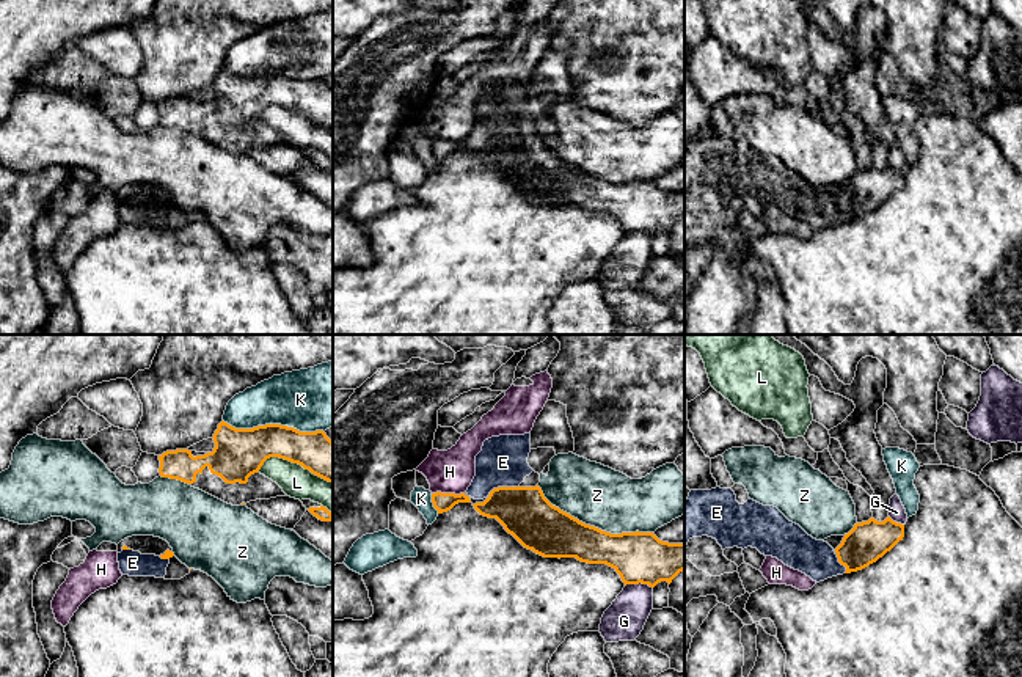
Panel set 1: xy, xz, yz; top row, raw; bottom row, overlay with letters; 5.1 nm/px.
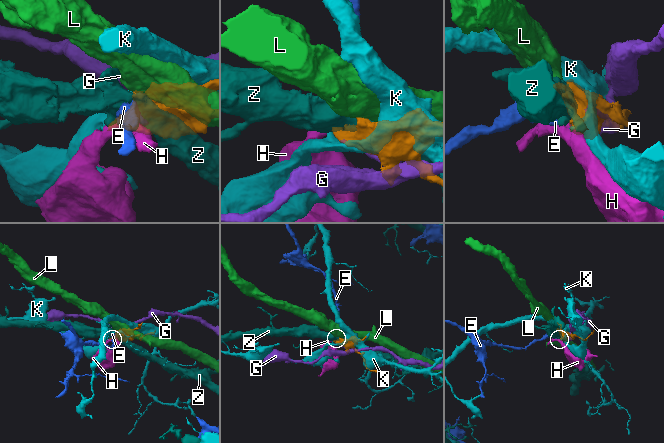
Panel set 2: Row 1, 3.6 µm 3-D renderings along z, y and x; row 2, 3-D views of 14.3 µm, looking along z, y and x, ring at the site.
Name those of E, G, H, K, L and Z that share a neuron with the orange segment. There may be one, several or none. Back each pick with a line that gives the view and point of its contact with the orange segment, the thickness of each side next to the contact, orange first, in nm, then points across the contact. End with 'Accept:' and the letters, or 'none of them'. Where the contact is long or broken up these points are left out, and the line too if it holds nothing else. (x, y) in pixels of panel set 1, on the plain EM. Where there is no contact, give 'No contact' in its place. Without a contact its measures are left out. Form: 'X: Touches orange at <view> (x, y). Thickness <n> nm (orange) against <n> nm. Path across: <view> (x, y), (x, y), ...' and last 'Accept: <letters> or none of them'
E: Touches orange at xz (501, 135). Thickness 260 nm (orange) against 260 nm. Path across: xz (525, 161), (501, 135), (503, 110)
Accept: E

